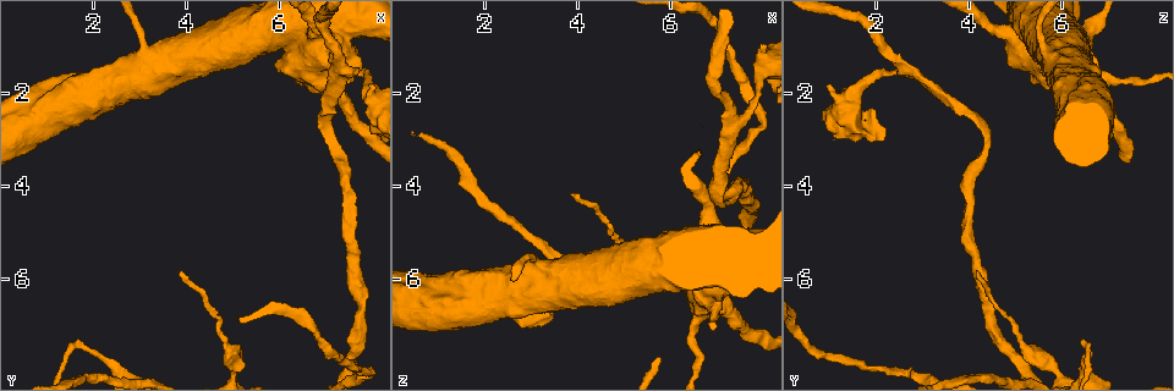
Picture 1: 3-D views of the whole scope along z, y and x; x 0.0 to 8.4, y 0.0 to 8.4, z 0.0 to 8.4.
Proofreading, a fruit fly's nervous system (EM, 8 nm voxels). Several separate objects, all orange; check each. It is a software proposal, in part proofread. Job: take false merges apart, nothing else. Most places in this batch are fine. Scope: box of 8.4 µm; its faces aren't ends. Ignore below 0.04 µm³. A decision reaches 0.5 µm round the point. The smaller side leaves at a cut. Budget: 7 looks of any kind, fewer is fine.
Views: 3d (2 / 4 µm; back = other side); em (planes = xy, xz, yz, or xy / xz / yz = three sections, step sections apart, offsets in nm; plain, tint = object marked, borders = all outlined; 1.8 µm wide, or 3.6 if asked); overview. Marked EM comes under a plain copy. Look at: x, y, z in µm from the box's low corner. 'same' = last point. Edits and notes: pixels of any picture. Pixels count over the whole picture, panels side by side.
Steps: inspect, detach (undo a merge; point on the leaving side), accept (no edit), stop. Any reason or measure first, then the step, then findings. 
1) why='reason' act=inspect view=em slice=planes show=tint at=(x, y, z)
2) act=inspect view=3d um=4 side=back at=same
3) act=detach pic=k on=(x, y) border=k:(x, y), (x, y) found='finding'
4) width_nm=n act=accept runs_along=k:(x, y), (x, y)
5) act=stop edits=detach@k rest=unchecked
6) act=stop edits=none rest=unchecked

why='closes a loop' act=inspect view=em um=3.6 slice=planes show=tint at=(6.85, 0.70, 5.05)

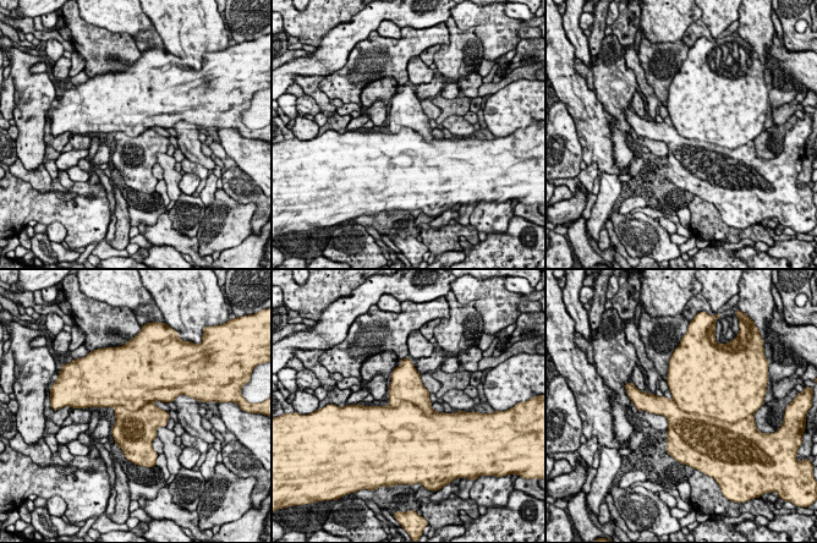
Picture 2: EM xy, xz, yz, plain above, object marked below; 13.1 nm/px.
width_nm=650 act=detach pic=2 on=(692, 431) border=2:(674, 400), (685, 411), (722, 421) found='two cells meet here'

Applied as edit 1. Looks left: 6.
why='redraw' act=inspect view=overview

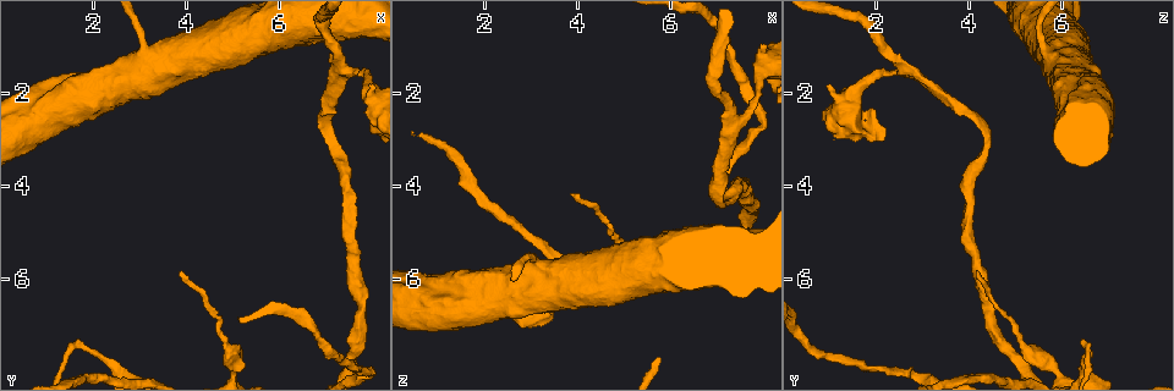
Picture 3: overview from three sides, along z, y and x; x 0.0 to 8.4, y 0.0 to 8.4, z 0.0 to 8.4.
act=inspect view=3d um=4 at=(3.20, 1.20, 5.75)

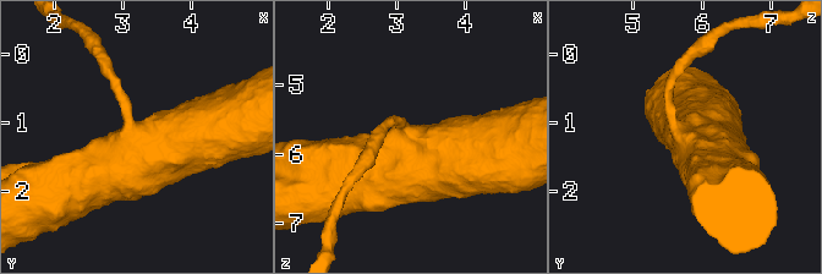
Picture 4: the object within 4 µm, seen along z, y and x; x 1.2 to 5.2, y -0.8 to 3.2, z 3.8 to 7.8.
why='need the tissue' act=inspect view=em um=3.6 slice=xy step=16 show=tint at=(3.20, 1.15, 5.75)

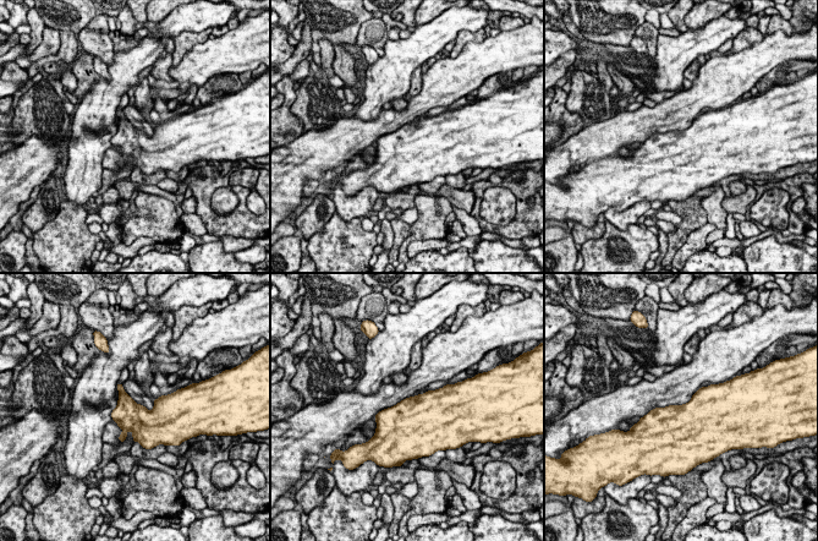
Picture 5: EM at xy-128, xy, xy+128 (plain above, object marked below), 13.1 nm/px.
why='another direction' act=inspect view=em um=3.6 slice=planes show=borders at=same

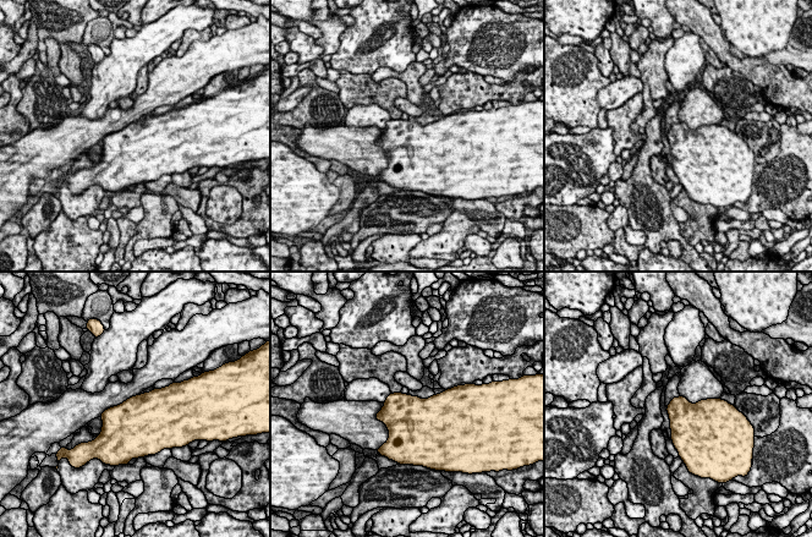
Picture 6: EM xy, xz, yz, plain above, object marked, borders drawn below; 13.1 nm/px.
act=accept found='all the same cell'

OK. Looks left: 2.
act=stop edits=detach@2 rest=unchecked

